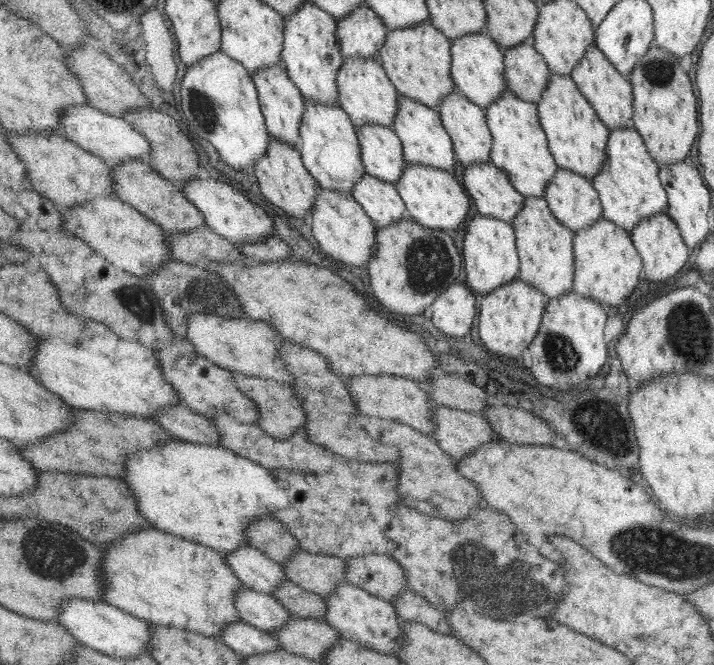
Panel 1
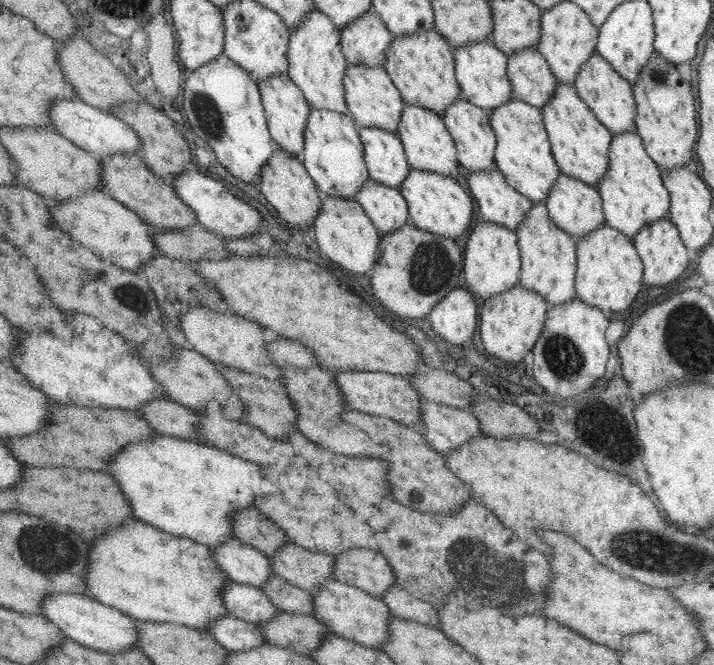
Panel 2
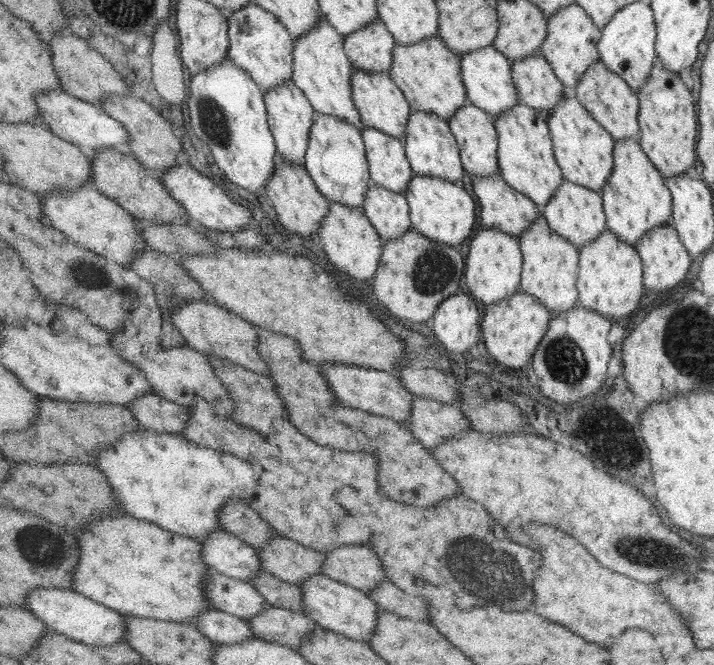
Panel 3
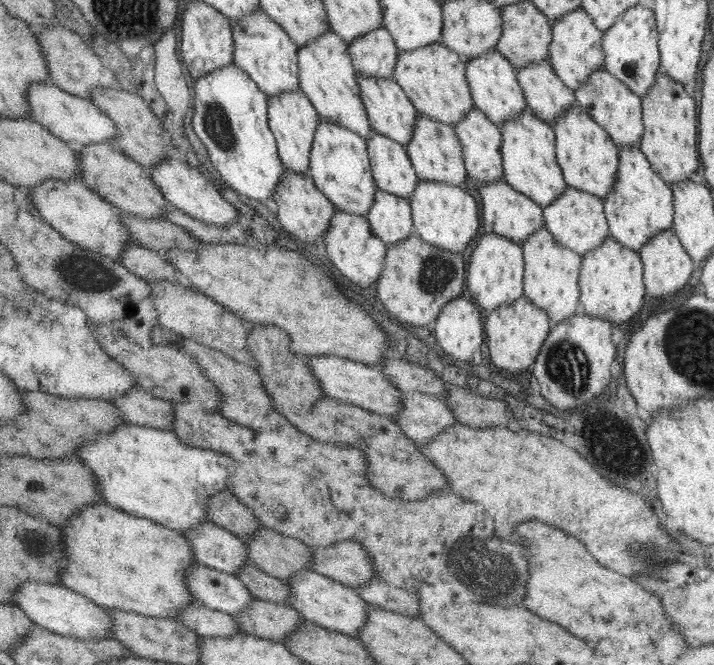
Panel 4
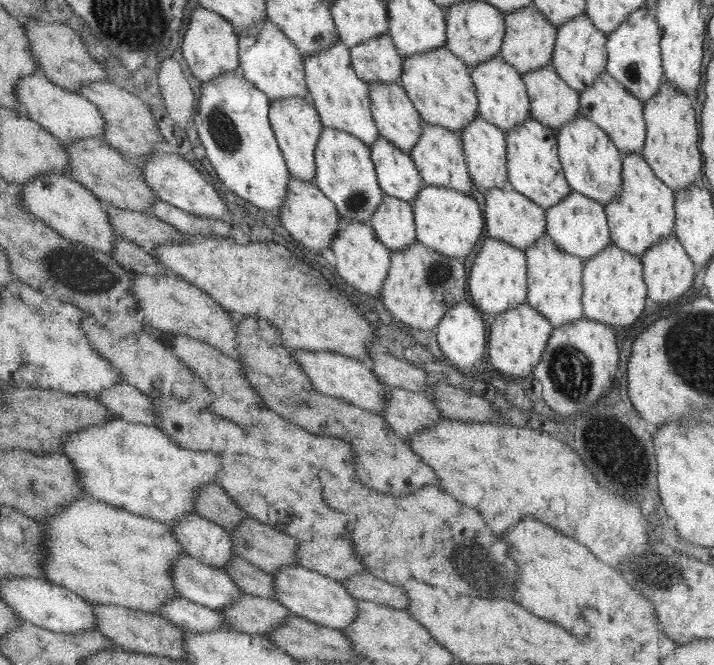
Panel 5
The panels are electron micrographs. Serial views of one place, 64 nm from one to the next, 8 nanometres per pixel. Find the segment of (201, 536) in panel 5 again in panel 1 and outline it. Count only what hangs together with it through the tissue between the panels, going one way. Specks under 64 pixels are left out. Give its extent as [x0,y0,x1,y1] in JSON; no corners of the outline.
[224,545,288,594]

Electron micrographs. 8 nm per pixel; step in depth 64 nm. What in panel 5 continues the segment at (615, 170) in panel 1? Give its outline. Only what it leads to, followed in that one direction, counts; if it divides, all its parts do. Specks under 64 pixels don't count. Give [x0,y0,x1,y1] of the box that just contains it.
[604,154,675,259]

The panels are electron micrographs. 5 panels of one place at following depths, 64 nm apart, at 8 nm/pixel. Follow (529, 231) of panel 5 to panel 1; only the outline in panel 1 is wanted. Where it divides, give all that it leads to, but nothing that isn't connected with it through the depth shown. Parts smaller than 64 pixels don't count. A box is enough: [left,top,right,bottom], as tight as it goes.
[464,162,526,224]

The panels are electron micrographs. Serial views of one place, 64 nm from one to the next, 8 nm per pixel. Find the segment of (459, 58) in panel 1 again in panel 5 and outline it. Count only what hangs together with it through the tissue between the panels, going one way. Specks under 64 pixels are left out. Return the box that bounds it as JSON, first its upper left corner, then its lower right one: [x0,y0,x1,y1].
[471,54,531,133]

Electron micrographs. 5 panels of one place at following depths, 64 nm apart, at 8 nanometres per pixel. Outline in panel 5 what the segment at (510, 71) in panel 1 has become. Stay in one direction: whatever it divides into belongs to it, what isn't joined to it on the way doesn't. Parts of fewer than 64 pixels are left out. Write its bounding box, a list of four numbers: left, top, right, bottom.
[522,64,578,131]

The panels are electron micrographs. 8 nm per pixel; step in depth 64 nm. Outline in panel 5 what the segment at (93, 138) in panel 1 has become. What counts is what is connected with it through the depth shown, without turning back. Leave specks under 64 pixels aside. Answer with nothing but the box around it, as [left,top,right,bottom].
[16,72,107,145]

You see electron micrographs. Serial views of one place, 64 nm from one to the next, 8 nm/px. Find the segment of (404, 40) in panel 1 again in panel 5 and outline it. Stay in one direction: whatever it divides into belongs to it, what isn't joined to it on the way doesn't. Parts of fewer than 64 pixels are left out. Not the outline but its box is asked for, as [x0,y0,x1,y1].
[400,46,480,134]

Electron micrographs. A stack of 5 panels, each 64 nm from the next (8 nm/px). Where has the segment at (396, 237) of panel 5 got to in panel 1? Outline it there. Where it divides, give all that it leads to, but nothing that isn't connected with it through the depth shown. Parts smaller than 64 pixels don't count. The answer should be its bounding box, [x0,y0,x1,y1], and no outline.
[350,174,407,228]

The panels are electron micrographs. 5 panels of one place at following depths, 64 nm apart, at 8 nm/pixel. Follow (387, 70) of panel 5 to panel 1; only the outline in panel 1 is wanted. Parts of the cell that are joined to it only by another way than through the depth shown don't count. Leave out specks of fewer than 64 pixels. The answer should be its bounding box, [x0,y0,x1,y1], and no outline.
[338,3,390,60]

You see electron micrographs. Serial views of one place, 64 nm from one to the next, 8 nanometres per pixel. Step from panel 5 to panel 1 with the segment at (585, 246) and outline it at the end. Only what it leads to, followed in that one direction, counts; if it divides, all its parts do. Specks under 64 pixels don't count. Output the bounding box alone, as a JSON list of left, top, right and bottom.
[544,168,603,232]

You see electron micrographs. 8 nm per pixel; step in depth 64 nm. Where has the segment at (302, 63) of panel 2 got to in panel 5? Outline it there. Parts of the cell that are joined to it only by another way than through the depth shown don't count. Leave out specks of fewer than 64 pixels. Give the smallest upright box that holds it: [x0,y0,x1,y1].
[303,40,379,147]

